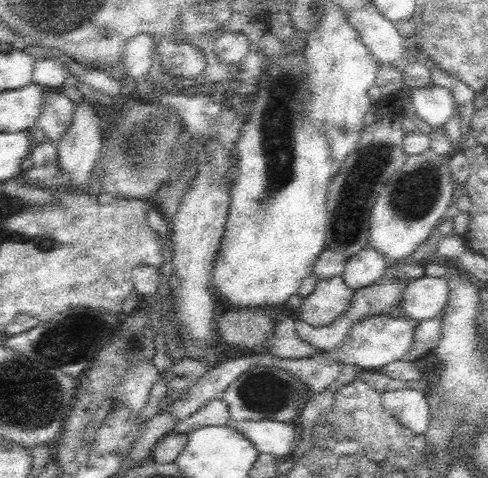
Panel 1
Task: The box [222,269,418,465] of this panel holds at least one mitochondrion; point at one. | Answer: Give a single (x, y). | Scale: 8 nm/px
(266, 392)

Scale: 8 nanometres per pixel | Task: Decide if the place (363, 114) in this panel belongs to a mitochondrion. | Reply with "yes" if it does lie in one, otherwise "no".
no

